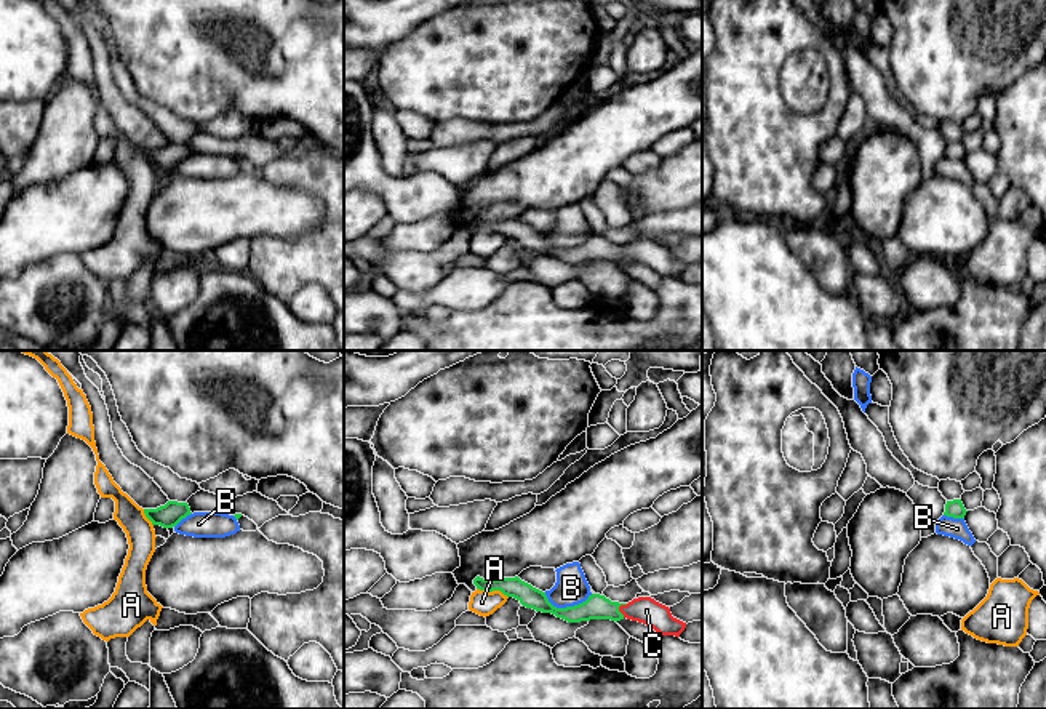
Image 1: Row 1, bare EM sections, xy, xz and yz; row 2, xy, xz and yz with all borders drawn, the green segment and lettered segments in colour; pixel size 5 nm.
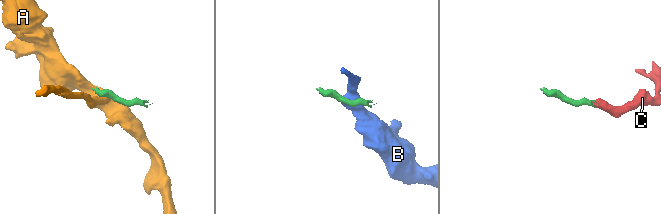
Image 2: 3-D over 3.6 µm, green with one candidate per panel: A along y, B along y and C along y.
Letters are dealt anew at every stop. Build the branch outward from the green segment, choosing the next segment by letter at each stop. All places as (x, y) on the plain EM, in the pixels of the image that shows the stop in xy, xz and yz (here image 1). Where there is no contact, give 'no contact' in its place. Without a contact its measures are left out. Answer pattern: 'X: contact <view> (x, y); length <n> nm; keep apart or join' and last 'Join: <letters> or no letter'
A: contact xz (493, 231); length 170 nm; keep apart
B: contact xz (566, 248); length 240 nm; keep apart
C: contact xz (618, 252); length 80 nm; join
Join: C

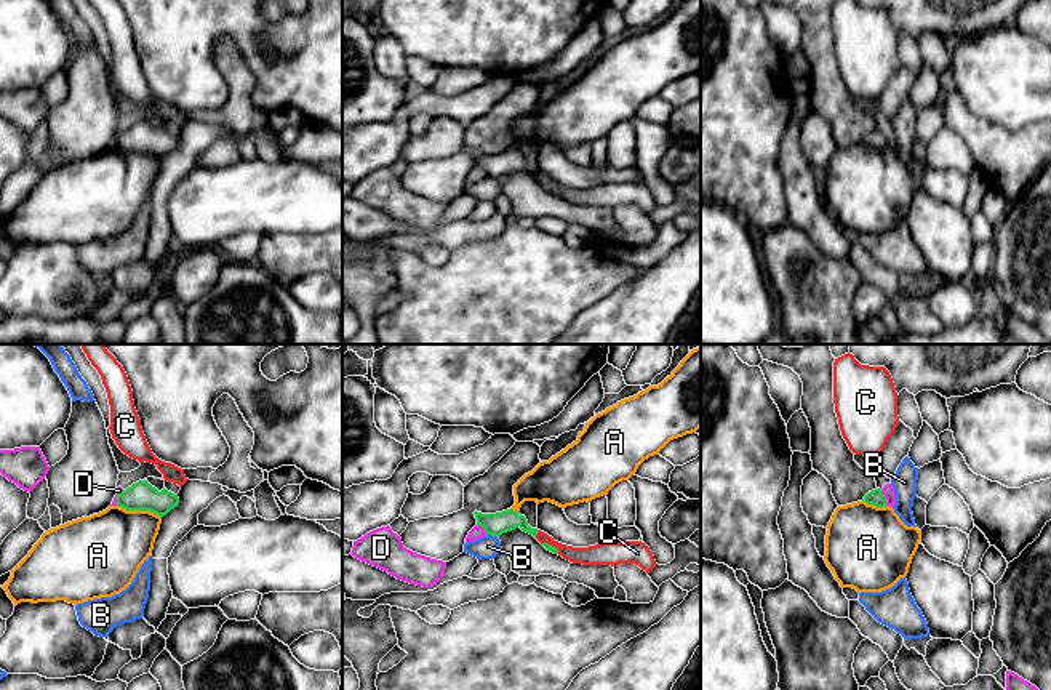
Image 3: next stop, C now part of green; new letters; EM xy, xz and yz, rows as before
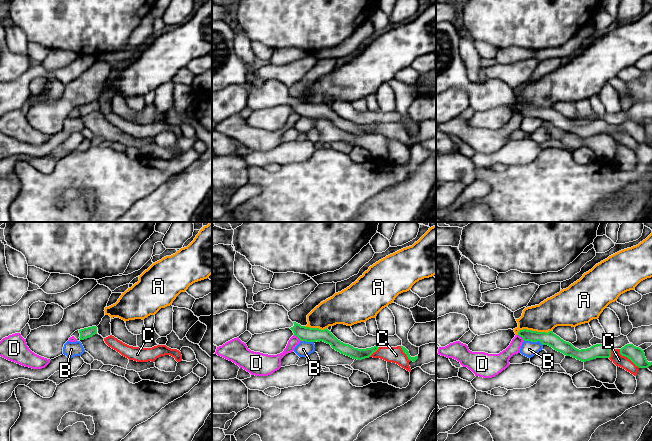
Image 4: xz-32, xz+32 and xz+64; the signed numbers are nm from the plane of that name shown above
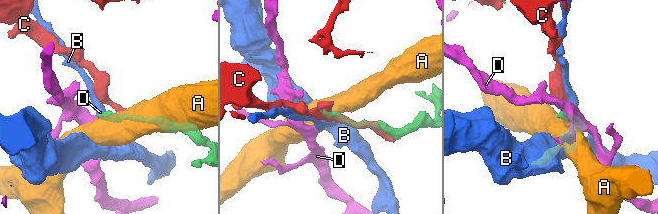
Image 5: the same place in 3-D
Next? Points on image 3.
A: contact xy (139, 151); length 240 nm; keep apart
B: contact xz (491, 176); length 60 nm; keep apart
C: contact xz (536, 175); length 50 nm; keep apart
D: contact yz (885, 140); length 90 nm; keep apart
Join: no letter

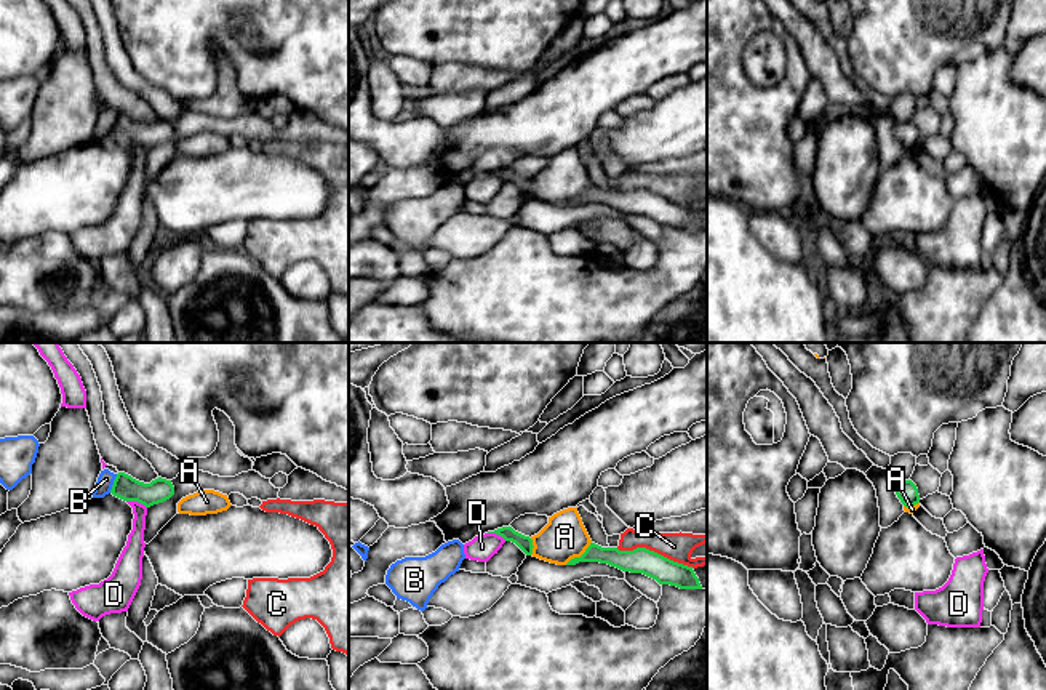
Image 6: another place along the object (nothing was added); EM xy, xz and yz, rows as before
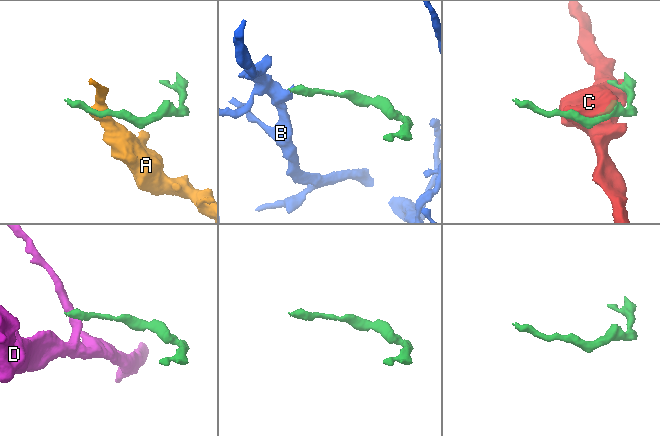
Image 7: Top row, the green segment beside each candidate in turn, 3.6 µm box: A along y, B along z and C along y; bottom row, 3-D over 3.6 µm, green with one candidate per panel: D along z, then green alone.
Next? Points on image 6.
A: contact xz (581, 197); length 180 nm; keep apart
B: contact xy (114, 125); length 100 nm; keep apart
C: contact xz (653, 192); length 400 nm; keep apart
D: contact xy (136, 141); length 110 nm; keep apart
Join: no letter

